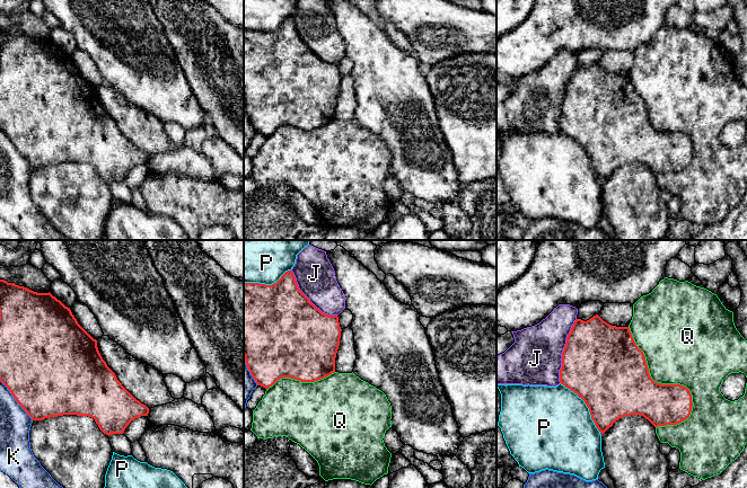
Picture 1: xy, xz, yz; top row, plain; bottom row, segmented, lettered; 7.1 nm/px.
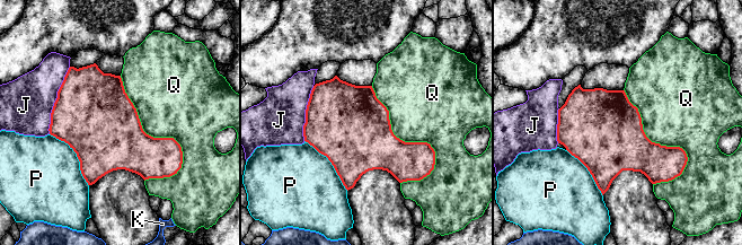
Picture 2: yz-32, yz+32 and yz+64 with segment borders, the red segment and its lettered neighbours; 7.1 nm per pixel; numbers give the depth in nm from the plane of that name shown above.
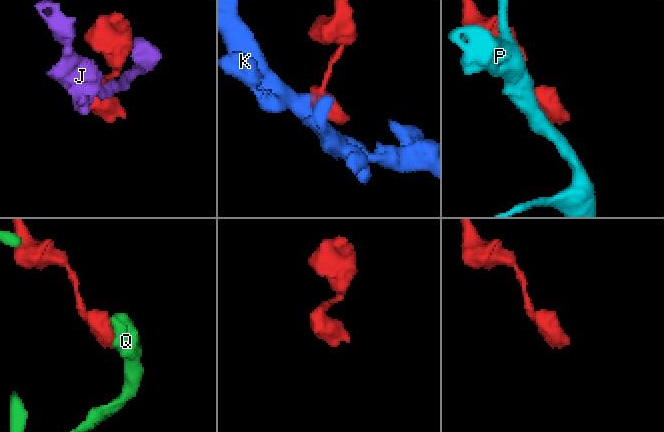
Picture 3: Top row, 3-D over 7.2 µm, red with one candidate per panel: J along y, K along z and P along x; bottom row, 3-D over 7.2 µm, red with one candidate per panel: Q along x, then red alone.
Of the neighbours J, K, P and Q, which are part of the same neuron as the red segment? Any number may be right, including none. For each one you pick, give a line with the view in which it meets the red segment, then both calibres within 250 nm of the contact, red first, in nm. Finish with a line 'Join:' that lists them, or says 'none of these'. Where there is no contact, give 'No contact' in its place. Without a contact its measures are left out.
Join: none of these

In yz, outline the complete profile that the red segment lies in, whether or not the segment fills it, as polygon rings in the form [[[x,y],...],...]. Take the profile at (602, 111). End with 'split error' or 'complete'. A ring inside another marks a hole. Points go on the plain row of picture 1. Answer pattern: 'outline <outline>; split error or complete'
outline [[[598,62],[587,69],[581,66],[574,69],[562,101],[560,130],[585,149],[600,181],[604,181],[619,166],[631,162],[643,163],[654,175],[677,172],[689,165],[693,154],[692,142],[686,134],[661,132],[651,126],[645,104],[636,94],[629,74],[612,73]]]; complete

